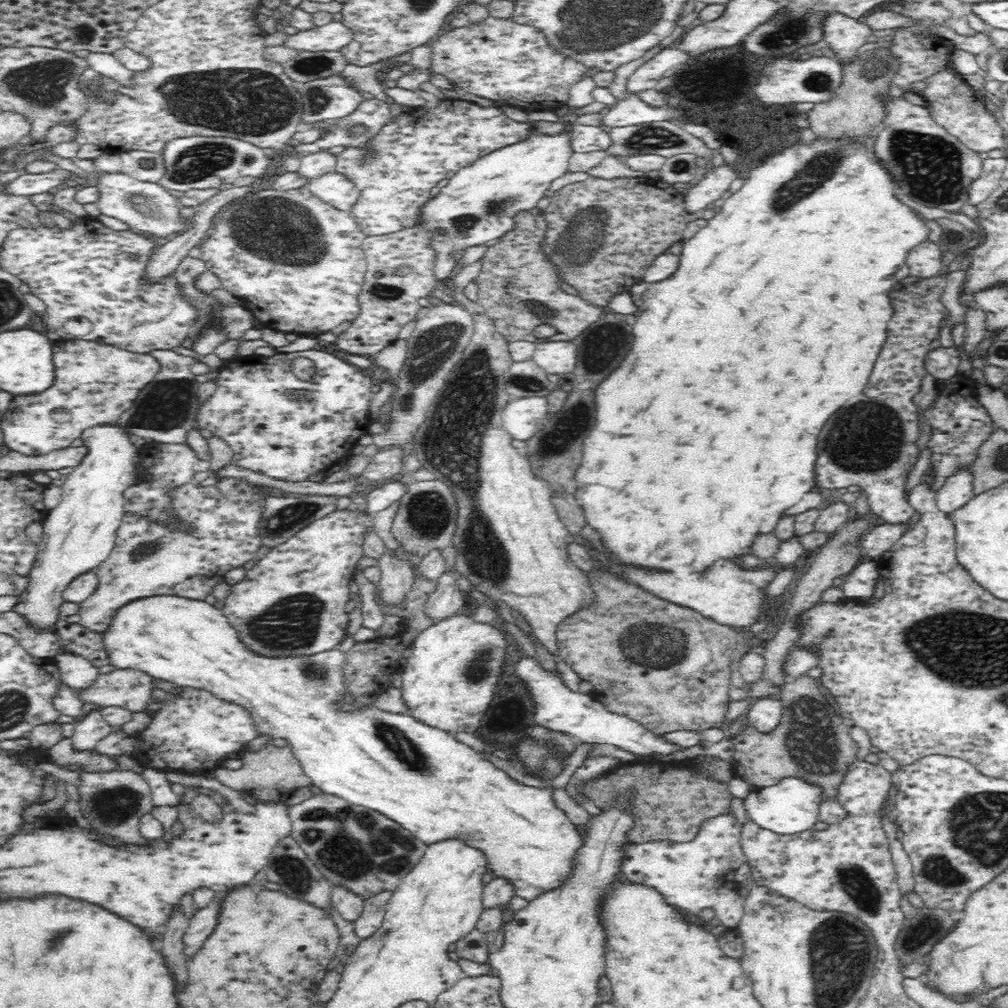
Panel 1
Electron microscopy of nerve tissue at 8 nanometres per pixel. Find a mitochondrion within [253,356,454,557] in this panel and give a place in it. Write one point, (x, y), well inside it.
(428, 511)

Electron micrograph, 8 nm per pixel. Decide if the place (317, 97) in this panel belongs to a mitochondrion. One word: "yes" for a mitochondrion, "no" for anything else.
yes

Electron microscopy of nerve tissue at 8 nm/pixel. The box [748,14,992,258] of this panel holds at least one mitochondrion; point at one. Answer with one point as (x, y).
(931, 167)

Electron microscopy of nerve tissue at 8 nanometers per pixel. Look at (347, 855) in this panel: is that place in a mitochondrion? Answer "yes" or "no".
yes

